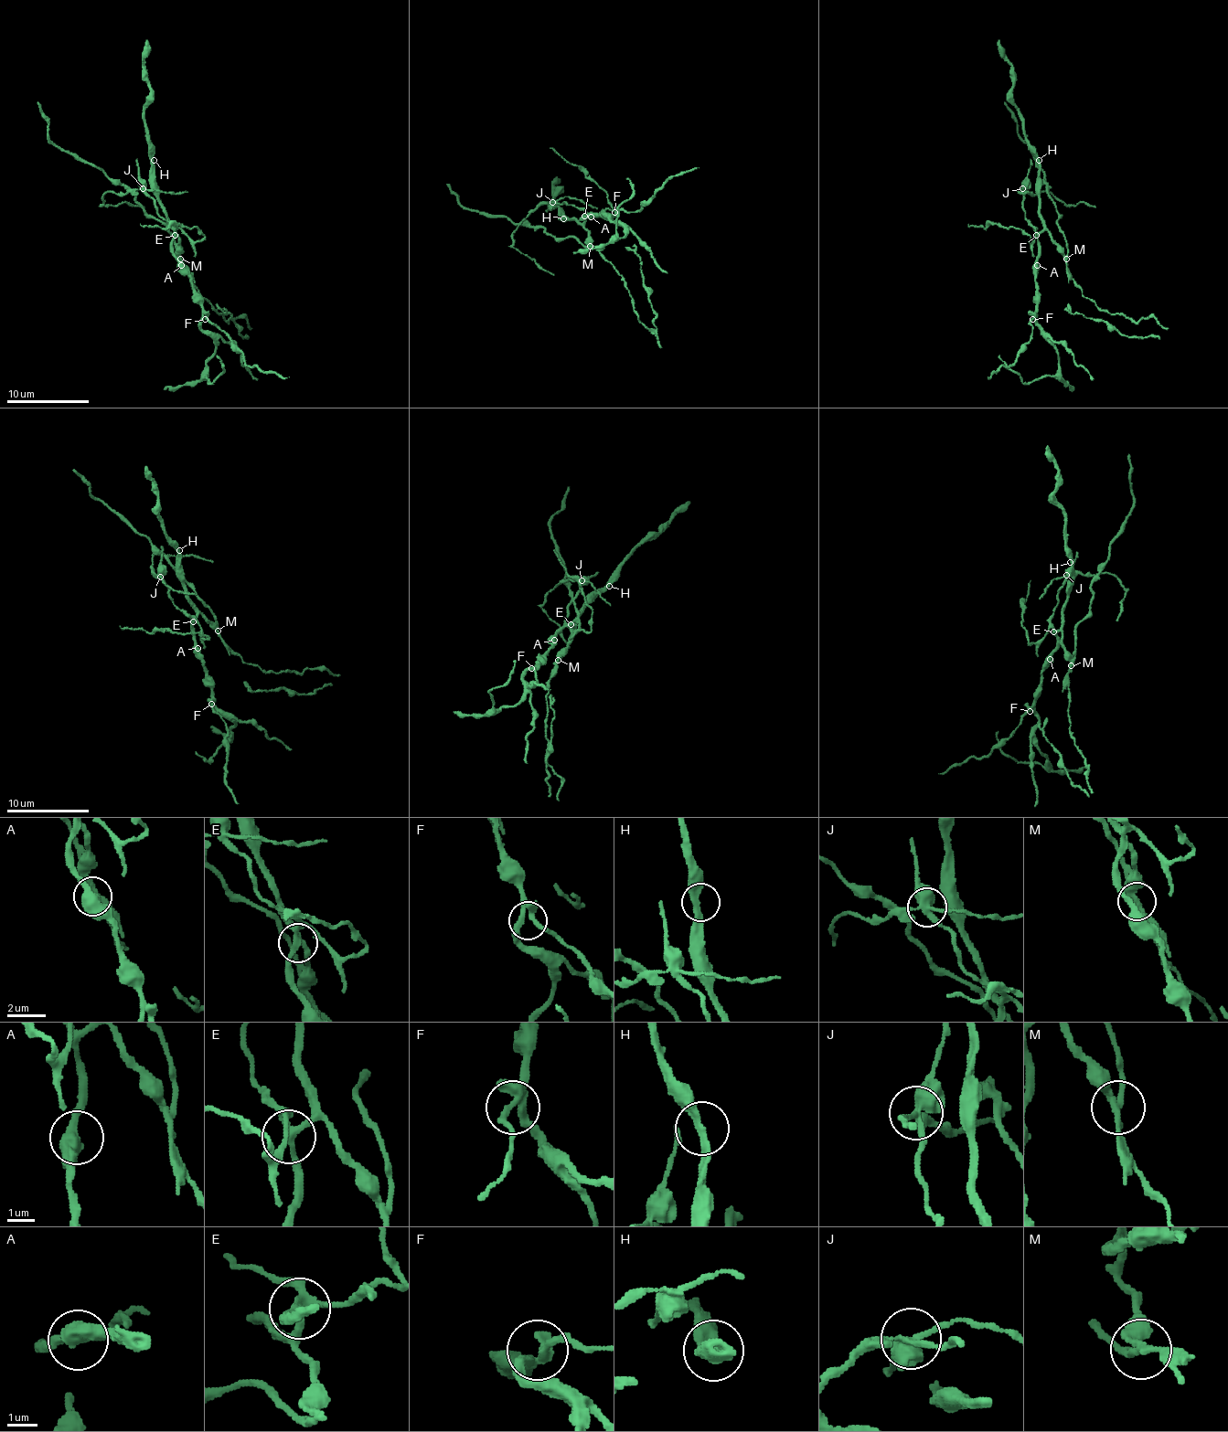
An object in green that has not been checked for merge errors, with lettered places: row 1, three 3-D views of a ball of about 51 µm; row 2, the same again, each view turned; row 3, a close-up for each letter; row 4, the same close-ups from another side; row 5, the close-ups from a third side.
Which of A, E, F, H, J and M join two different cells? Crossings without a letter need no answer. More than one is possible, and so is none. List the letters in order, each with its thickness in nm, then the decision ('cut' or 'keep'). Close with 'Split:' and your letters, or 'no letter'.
A: calibre 500 nm; keep
E: calibre 240 nm; keep
F: calibre 260 nm; keep
H: calibre 300 nm; keep
J: calibre 400 nm; cut
M: calibre 240 nm; cut
Split: J, M

